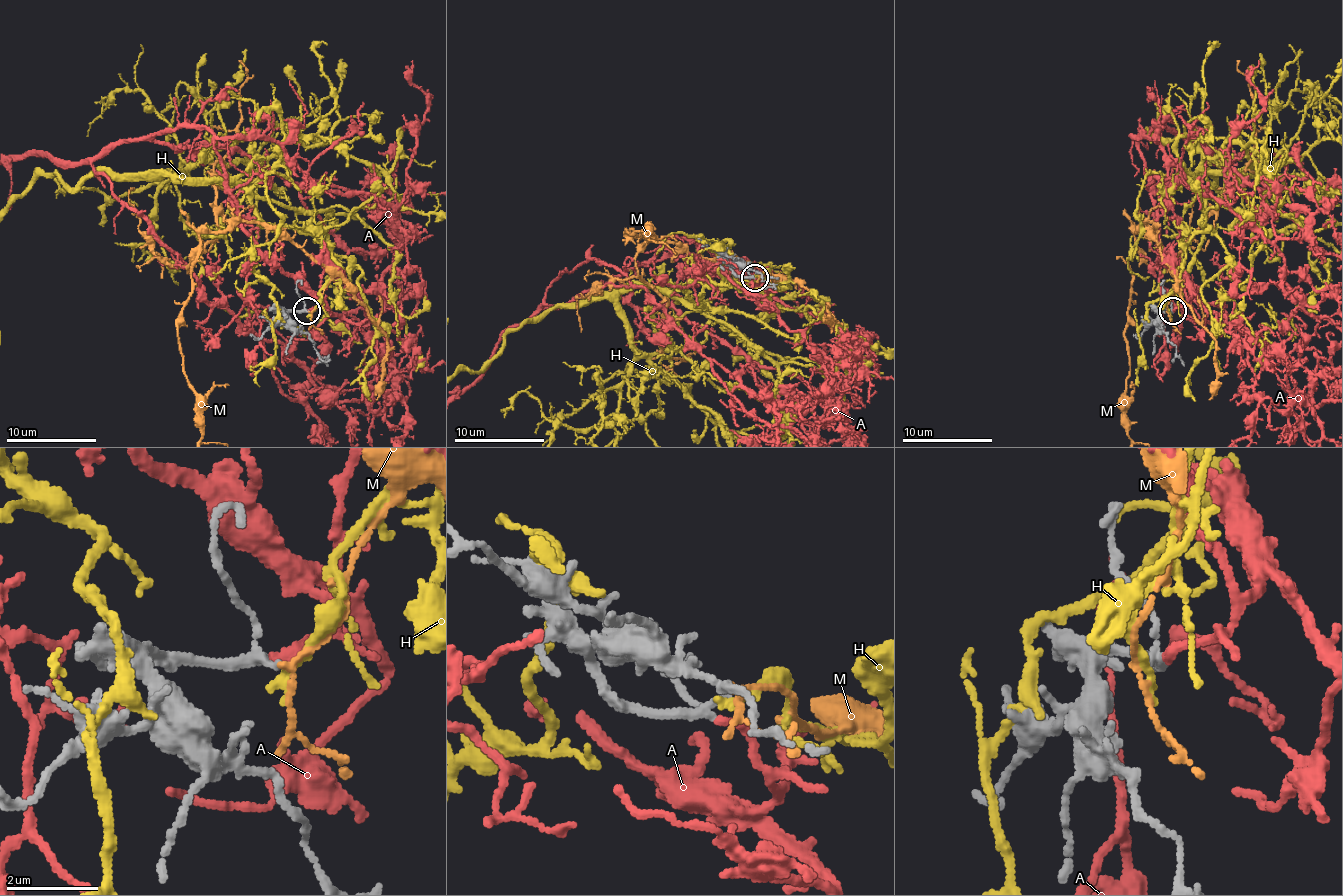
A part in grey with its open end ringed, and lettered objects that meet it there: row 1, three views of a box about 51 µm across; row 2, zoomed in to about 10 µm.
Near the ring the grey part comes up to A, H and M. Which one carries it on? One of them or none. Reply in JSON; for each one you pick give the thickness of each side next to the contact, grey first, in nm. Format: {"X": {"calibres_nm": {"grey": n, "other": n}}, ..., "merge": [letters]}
{"A": {"calibres_nm": {"grey": 190, "other": 190}}, "merge": ["A"]}

